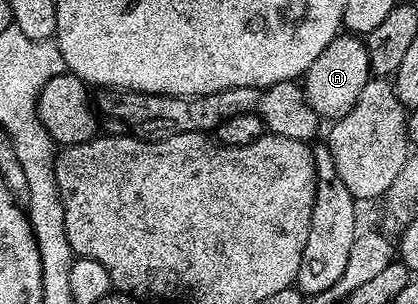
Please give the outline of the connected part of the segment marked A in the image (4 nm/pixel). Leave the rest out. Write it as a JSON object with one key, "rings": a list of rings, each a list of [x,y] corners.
{"rings":[[[346,32],[330,41],[328,48],[324,48],[324,52],[320,52],[316,60],[312,60],[300,85],[306,93],[308,104],[312,104],[319,119],[337,120],[348,116],[348,112],[356,108],[356,100],[360,100],[360,92],[364,92],[366,83],[371,77],[365,41]]]}

